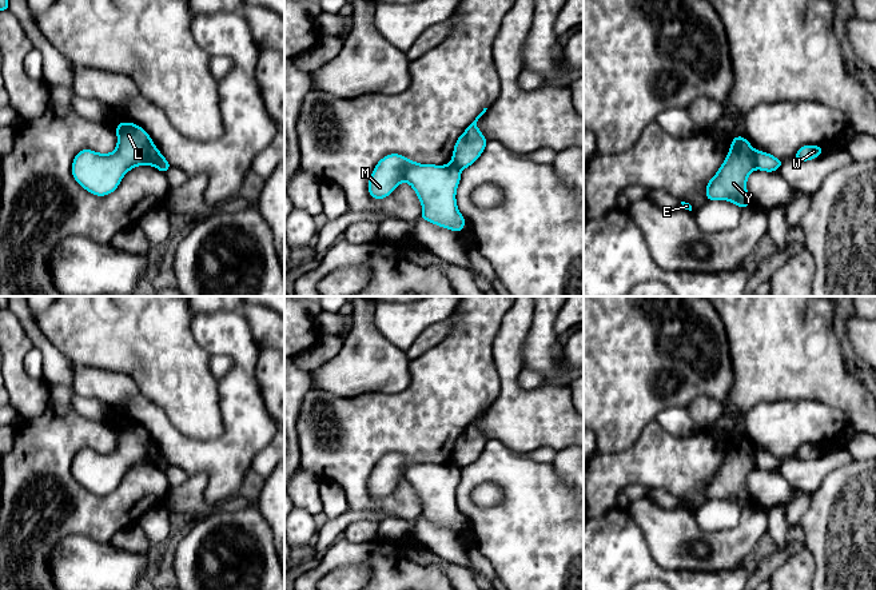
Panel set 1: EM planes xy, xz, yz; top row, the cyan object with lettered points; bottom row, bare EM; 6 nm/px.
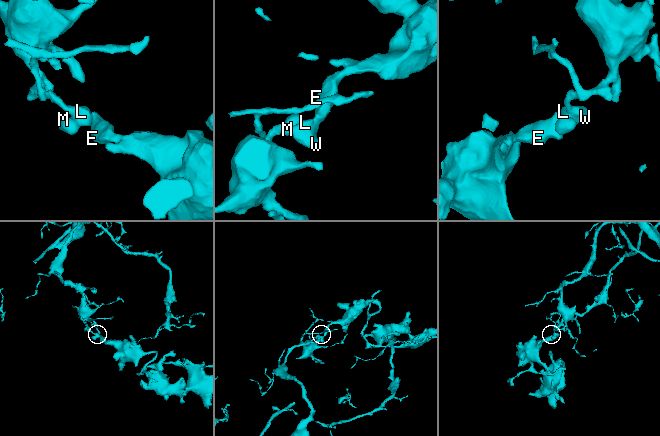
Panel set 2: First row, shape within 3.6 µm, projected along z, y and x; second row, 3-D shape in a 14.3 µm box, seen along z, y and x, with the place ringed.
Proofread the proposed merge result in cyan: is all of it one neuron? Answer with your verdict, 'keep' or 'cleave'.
cleave

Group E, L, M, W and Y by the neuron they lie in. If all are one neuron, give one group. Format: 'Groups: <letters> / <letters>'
Groups: E Y / L M W

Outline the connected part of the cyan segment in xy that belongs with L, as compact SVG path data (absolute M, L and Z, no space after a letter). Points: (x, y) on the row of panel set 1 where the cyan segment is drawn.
M118 123L118 145L111 154L80 150L71 167L73 179L96 196L112 194L123 176L138 166L156 167L159 150L144 128L134 123Z

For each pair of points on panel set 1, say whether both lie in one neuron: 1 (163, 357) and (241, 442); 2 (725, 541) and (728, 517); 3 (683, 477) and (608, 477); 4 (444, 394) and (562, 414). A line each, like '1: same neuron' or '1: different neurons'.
1: different neurons
2: different neurons
3: same neuron
4: different neurons

